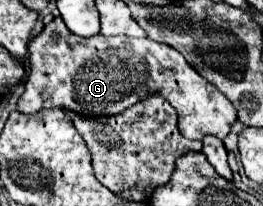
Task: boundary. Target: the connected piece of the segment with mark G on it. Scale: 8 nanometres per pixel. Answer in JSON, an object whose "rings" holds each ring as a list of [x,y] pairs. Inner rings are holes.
{"rings":[[[57,16],[43,32],[29,42],[31,76],[19,98],[19,112],[33,114],[43,108],[67,108],[85,116],[121,114],[135,102],[159,94],[177,110],[179,130],[185,138],[201,140],[207,134],[225,138],[237,120],[231,100],[199,76],[187,60],[171,46],[129,36],[91,36],[81,38],[67,30]]]}

